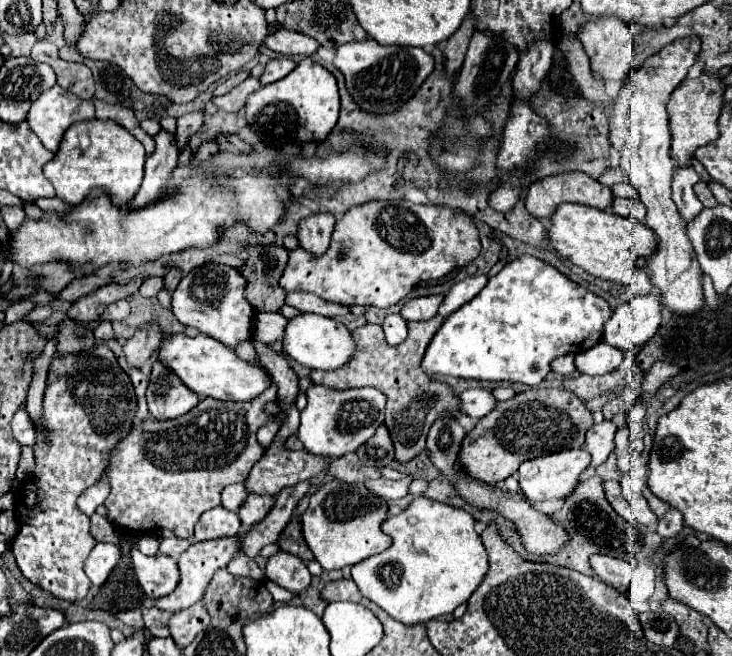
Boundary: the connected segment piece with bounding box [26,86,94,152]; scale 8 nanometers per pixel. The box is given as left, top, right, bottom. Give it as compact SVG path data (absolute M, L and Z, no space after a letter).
M54 86L32 102L26 122L44 148L56 152L68 126L90 118L94 118L94 104L90 100L82 100L68 90Z

